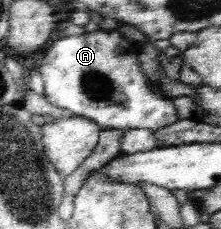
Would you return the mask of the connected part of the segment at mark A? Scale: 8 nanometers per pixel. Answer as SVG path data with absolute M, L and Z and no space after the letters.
M117 29L83 32L52 42L41 60L44 97L49 104L68 110L71 116L95 121L102 129L146 128L152 133L179 120L171 98L162 98L145 77L132 41Z

